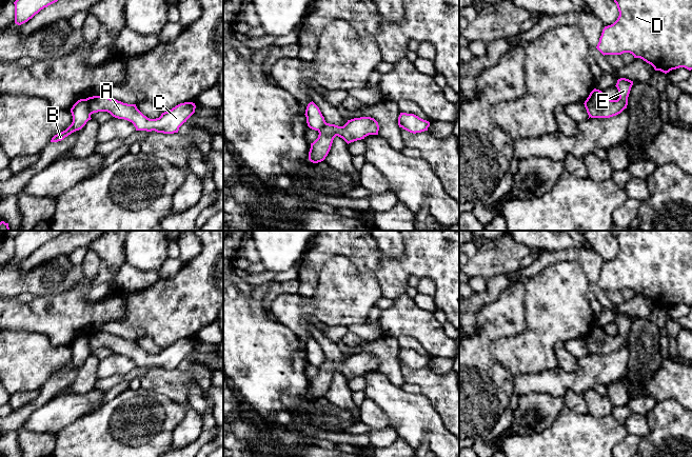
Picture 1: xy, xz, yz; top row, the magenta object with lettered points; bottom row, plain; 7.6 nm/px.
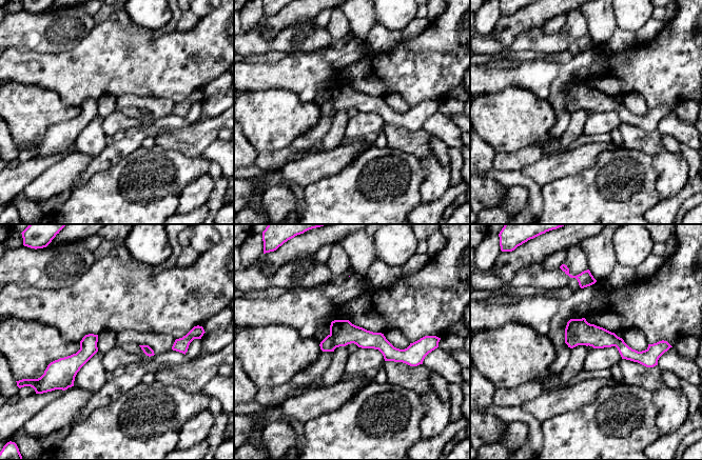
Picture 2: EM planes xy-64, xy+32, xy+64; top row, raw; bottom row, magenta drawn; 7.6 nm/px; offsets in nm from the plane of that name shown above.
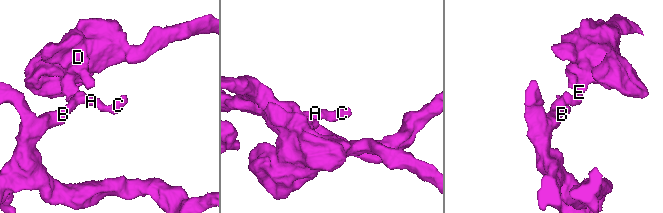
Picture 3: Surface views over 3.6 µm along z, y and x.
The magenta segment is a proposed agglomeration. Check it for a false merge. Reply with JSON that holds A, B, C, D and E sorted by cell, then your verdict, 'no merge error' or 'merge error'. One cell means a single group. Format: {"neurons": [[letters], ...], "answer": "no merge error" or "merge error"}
{"neurons": [["A", "C", "D", "E"], ["B"]], "answer": "merge error"}

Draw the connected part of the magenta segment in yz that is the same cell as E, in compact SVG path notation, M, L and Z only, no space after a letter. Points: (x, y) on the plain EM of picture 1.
M618 315L615 321L619 329L617 336L611 336L601 326L594 324L584 339L588 351L591 354L610 354L620 350L627 344L632 321L633 317L629 315Z

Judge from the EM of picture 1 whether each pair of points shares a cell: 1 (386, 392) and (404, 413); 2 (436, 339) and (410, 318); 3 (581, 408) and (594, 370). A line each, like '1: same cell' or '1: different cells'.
1: same cell
2: same cell
3: different cells

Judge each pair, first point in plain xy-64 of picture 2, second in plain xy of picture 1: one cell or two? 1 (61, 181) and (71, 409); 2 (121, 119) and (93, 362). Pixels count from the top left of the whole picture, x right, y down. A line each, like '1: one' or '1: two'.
1: one
2: two

